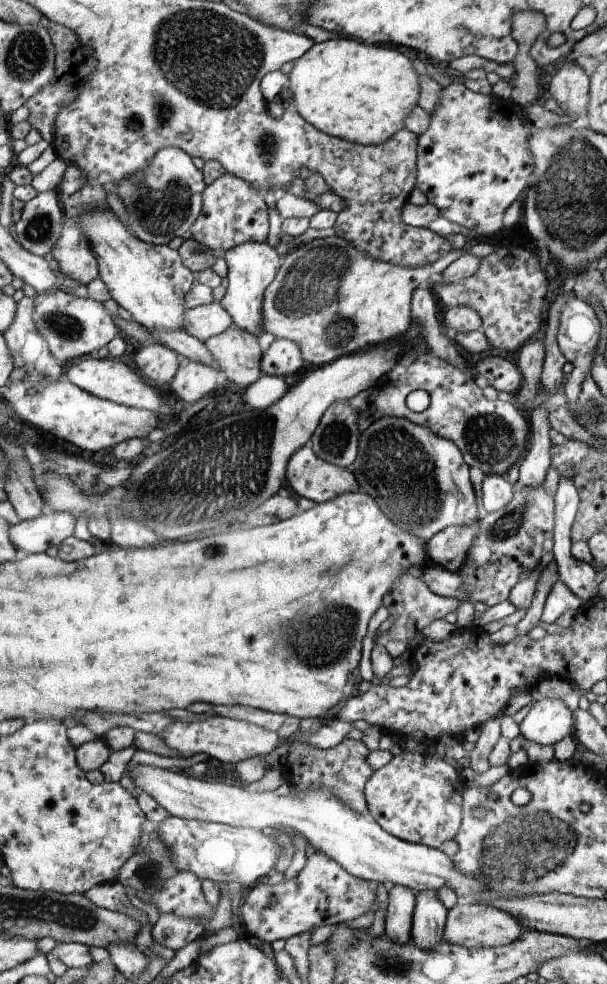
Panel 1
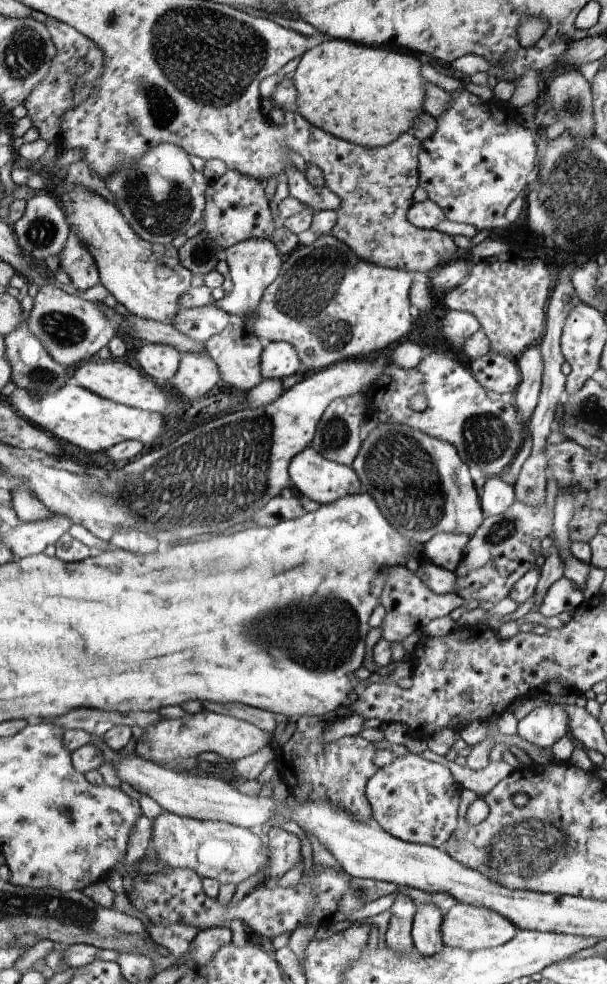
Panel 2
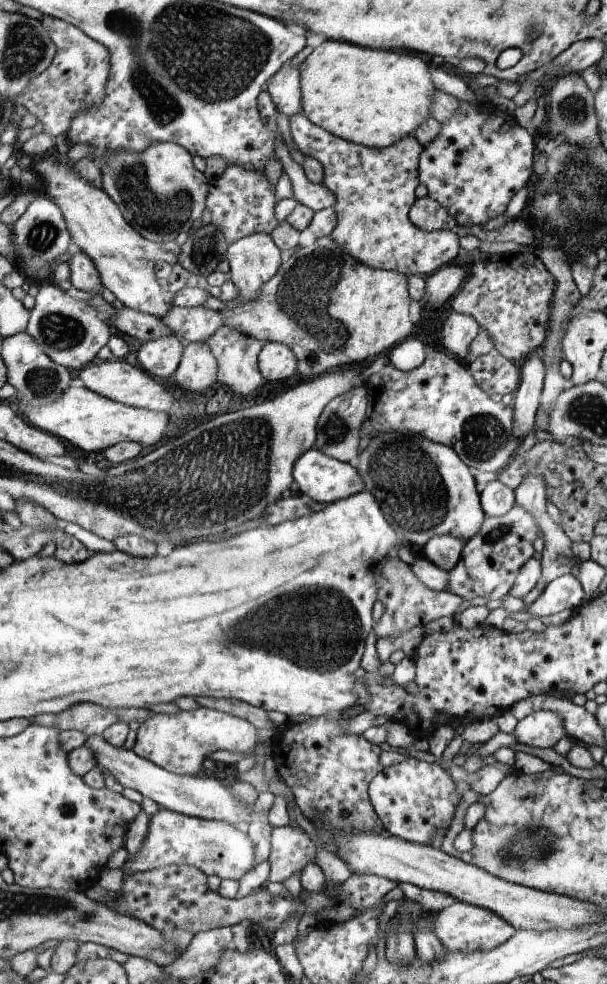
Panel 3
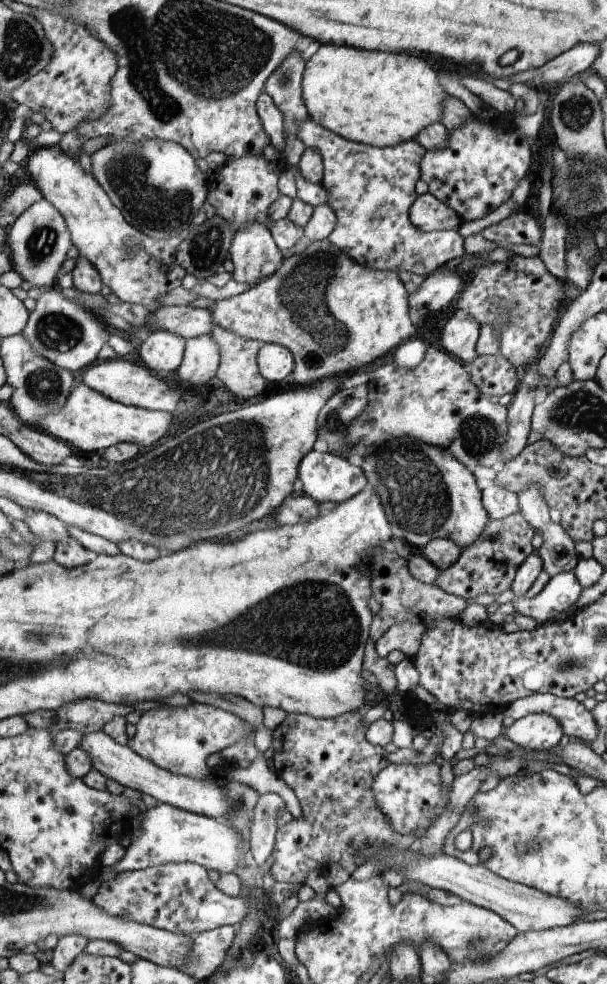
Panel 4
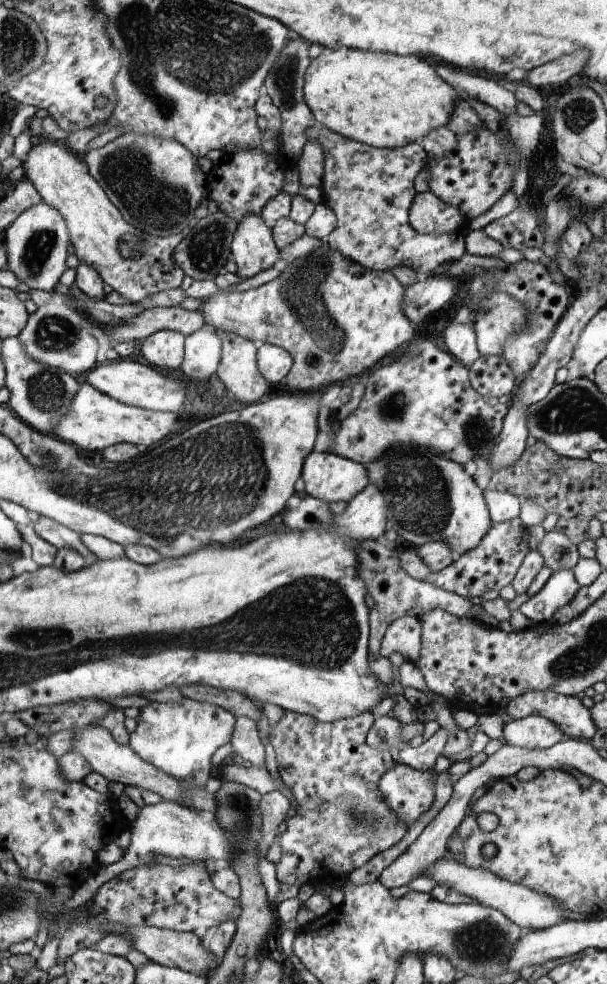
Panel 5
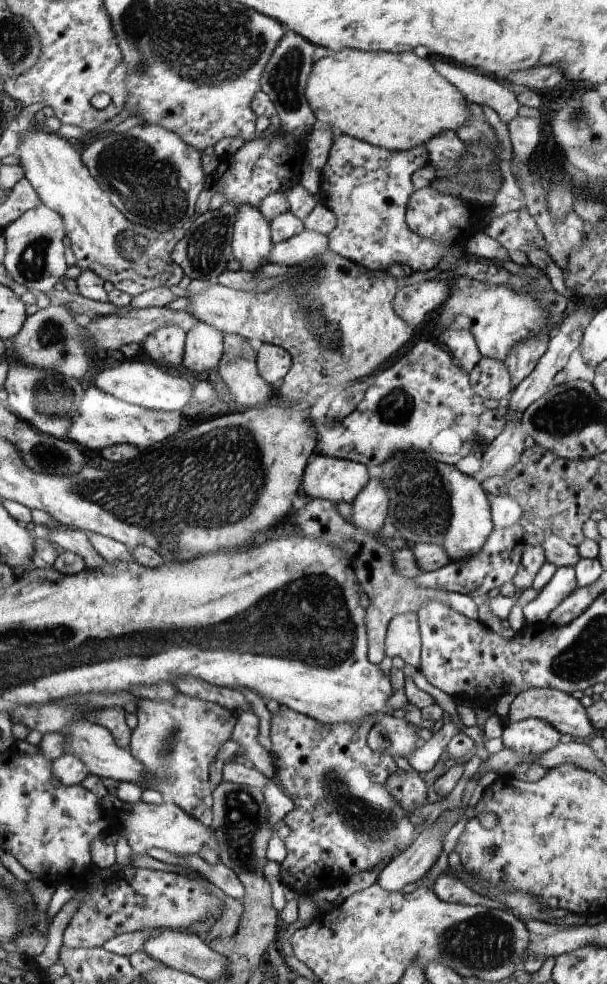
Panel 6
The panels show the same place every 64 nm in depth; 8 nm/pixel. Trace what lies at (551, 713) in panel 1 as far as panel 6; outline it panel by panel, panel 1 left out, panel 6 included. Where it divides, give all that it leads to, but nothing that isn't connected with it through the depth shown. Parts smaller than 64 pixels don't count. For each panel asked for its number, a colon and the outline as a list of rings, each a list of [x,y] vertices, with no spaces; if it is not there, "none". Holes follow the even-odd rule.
2: [[[543,704],[519,722],[519,736],[537,748],[555,748],[559,740],[571,734],[571,716],[561,704]]]
3: [[[541,710],[521,720],[515,728],[515,738],[521,744],[539,746],[539,748],[555,748],[563,736],[567,736],[565,716],[553,710]]]
4: [[[529,714],[523,720],[515,720],[511,728],[505,728],[505,736],[525,750],[551,750],[563,742],[565,728],[553,714]]]
5: [[[529,716],[523,720],[513,720],[505,726],[505,742],[517,748],[551,748],[563,740],[565,732],[557,722],[547,716]]]
6: [[[529,718],[515,724],[507,722],[503,734],[505,748],[513,748],[521,754],[531,754],[531,756],[557,748],[559,740],[561,732],[553,724],[541,718]]]

